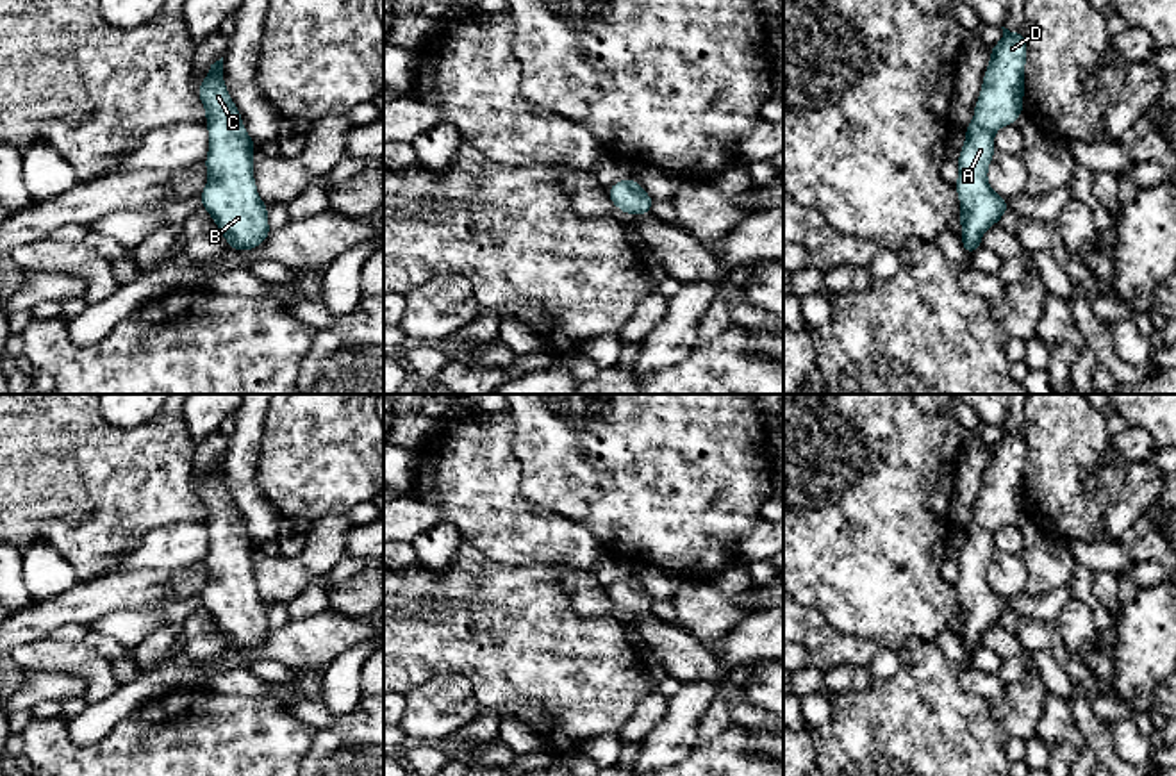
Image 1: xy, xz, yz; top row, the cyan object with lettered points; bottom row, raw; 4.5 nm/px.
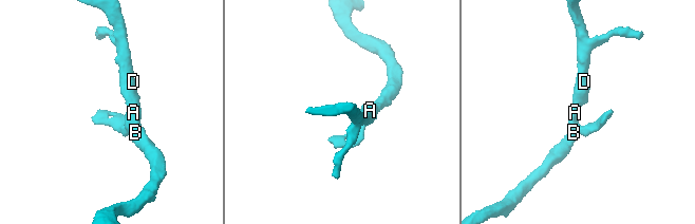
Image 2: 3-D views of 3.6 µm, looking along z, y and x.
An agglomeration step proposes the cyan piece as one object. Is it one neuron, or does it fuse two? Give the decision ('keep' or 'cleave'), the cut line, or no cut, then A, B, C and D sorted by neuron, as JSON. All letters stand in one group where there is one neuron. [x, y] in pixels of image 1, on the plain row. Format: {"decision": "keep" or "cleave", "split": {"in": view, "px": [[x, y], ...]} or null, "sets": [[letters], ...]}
{"decision": "keep", "split": null, "sets": [["A", "B", "C", "D"]]}

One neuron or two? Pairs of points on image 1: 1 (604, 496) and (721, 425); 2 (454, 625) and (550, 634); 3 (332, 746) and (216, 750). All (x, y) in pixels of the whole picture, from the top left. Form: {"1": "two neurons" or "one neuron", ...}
{"1": "one neuron", "2": "one neuron", "3": "two neurons"}

